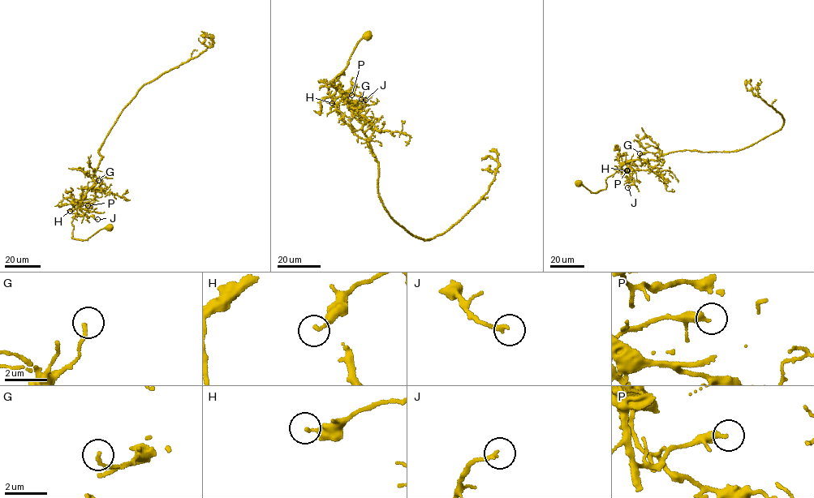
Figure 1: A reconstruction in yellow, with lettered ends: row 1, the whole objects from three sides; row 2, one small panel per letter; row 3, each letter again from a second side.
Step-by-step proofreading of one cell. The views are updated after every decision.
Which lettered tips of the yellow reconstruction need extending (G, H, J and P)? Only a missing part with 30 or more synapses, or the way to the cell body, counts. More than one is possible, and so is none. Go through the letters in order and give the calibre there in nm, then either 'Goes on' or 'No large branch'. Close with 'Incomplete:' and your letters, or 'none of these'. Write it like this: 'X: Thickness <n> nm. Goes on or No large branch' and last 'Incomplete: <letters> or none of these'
G: Thickness 150 nm. No large branch
H: Thickness 280 nm. No large branch
J: Thickness 170 nm. No large branch
P: Thickness 300 nm. No large branch
Incomplete: none of these

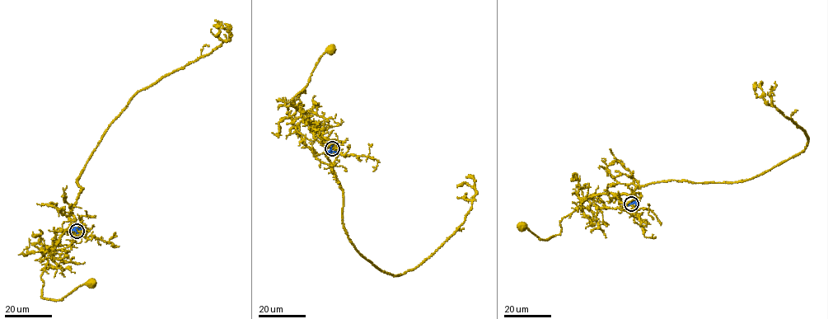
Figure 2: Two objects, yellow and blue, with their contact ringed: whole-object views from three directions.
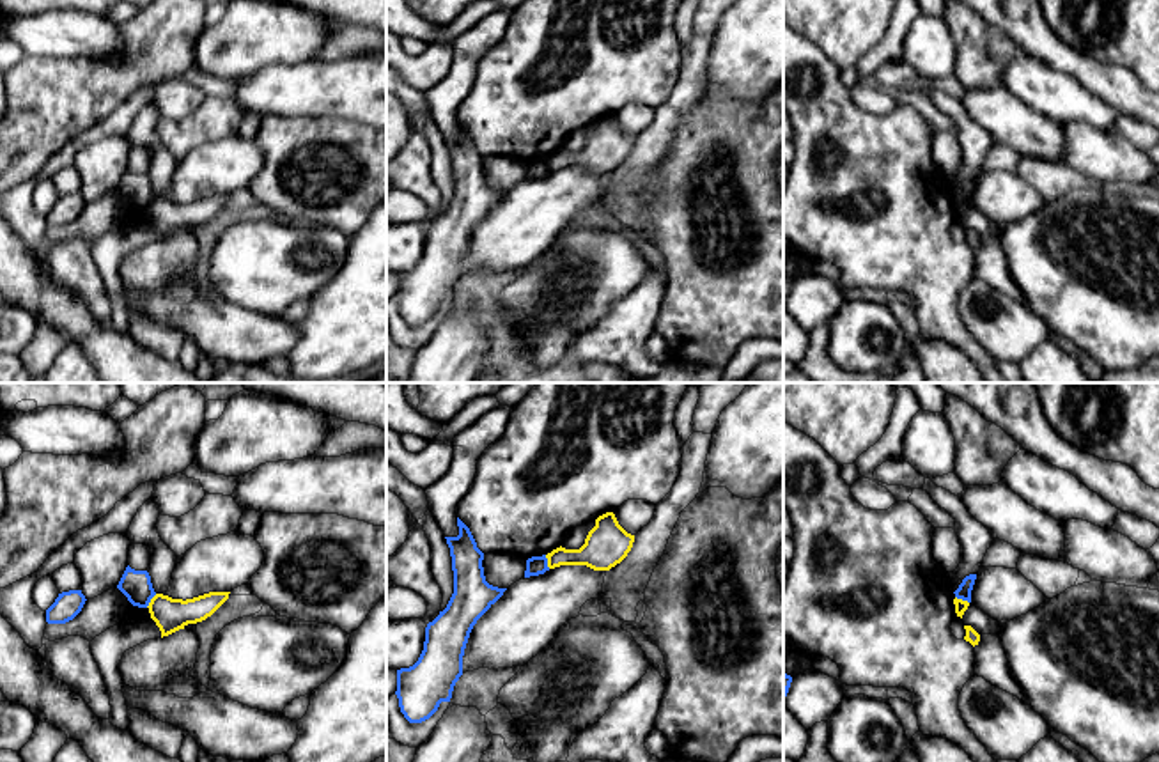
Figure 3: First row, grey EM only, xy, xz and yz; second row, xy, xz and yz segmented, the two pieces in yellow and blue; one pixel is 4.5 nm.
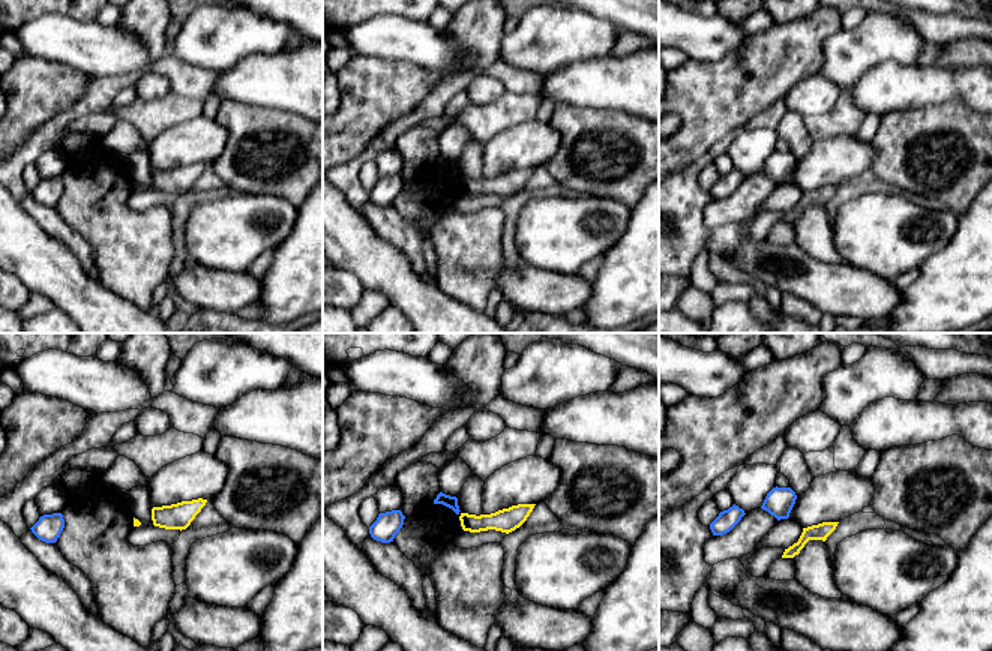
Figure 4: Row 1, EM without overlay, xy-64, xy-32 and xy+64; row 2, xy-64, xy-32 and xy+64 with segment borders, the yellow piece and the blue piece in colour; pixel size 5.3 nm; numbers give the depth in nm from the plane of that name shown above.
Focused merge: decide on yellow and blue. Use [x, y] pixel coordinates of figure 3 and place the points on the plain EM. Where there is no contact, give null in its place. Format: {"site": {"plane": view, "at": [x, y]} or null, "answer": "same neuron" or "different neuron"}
{"site": {"plane": "xy", "at": [151, 204]}, "answer": "different neuron"}

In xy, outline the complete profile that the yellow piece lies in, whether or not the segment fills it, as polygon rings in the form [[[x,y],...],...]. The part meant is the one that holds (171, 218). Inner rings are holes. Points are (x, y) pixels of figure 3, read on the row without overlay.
[[[209,195],[186,204],[156,197],[147,211],[163,241],[184,232],[188,227],[197,227],[211,220],[229,202],[229,197]]]

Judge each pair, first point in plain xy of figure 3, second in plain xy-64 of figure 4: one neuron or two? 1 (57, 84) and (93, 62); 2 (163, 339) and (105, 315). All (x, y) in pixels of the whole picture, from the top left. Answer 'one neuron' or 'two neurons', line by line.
1: two neurons
2: two neurons

